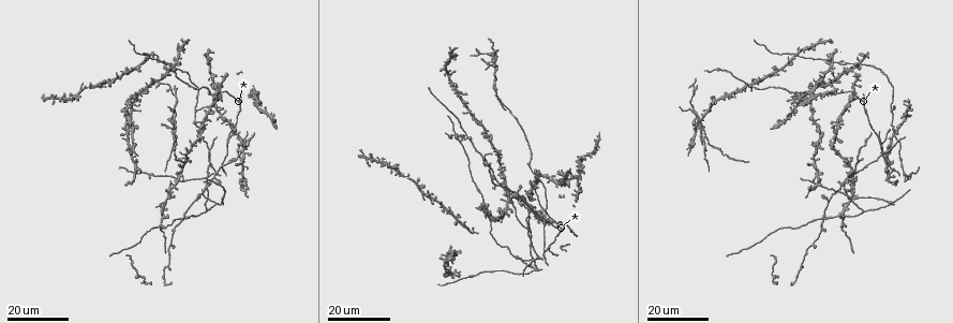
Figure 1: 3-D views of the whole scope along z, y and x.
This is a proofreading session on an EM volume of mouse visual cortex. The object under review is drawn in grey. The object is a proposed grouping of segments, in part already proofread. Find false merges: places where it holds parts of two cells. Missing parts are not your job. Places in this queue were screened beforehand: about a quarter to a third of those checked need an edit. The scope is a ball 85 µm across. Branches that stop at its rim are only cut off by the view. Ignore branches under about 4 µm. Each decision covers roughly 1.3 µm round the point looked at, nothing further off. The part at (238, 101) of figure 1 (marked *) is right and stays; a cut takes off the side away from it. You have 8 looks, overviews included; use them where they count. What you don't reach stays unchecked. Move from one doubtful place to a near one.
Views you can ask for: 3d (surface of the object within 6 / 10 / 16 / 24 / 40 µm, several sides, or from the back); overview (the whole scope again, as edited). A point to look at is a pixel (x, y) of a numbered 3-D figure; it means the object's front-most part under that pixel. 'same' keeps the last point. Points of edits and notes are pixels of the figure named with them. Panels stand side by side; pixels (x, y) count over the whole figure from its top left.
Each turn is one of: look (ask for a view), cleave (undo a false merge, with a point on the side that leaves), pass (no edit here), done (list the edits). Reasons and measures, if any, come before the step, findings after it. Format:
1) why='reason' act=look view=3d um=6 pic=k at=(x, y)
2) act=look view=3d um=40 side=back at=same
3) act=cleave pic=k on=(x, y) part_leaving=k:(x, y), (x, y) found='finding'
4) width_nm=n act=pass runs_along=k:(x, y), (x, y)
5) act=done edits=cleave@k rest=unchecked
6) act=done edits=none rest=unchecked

why='branch point' act=look view=3d um=16 pic=1 at=(227, 145)

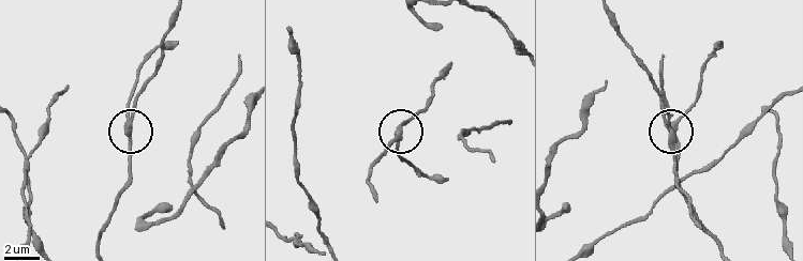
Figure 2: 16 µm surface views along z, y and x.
act=look view=3d um=6 pic=2 at=(673, 123)

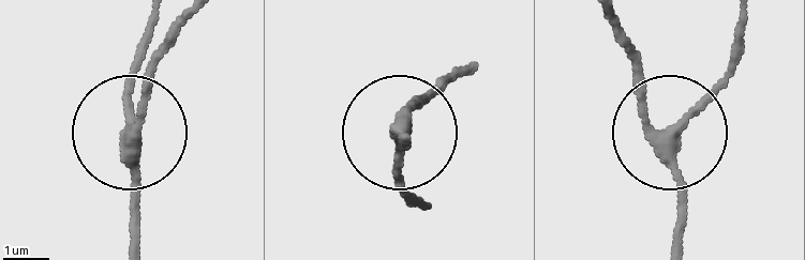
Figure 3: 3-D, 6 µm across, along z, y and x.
side_arm_um=7 act=pass runs_along=3:(187, 19), (130, 131), (140, 46) found='continuous, no second cell'

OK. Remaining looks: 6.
why='side arm on a straight run' act=look view=3d um=24 pic=1 at=(195, 112)

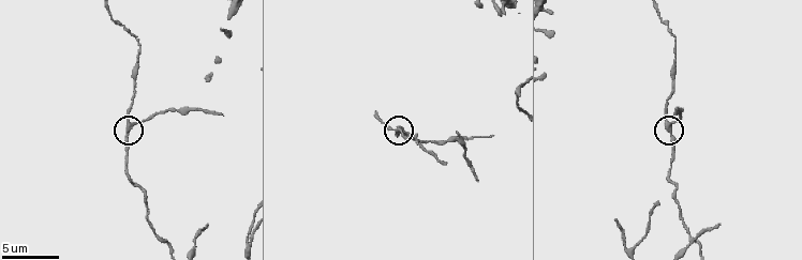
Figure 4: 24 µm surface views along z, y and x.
why='zoom in' act=look view=3d um=10 pic=4 at=(128, 124)

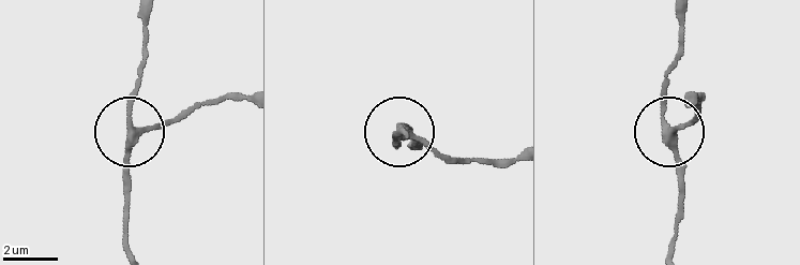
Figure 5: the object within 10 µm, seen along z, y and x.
width_nm=240 act=pass runs_along=5:(670, 247), (678, 226), (678, 150), (670, 130), (696, 118) found='continuous, no second cell'

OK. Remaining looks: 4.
why='three arms meet' act=look view=3d um=16 pic=1 at=(209, 94)

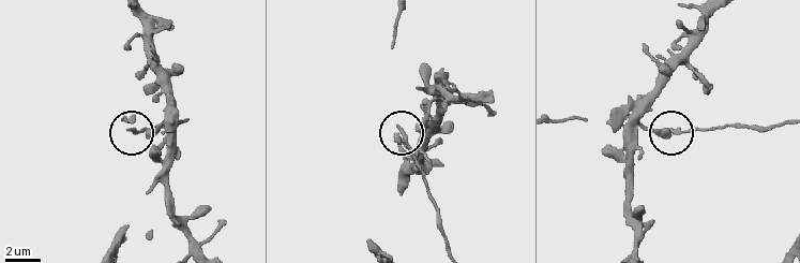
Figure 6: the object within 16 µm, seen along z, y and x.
act=look view=3d um=10 pic=6 at=(134, 131)

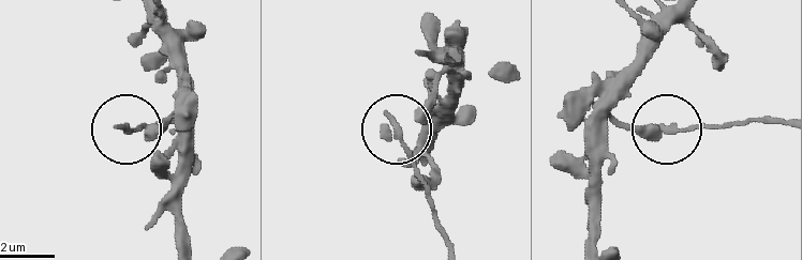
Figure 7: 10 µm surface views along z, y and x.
width_nm=150 act=pass runs_along=7:(781, 124), (753, 118), (642, 132), (617, 124) found='all the same cell'

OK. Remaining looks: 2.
why='four or more arms meet' act=look view=3d um=16 pic=1 at=(824, 220)

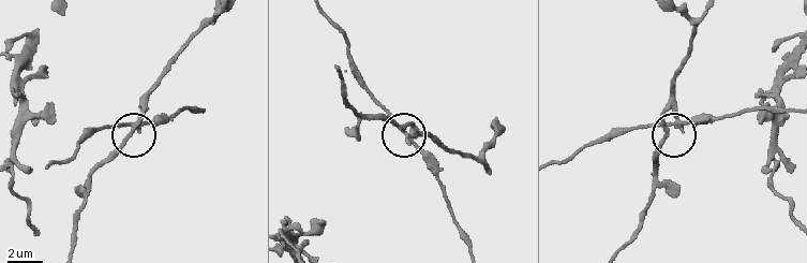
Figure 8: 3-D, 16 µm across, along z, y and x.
why='closer look' act=look view=3d um=6 pic=8 at=(666, 126)

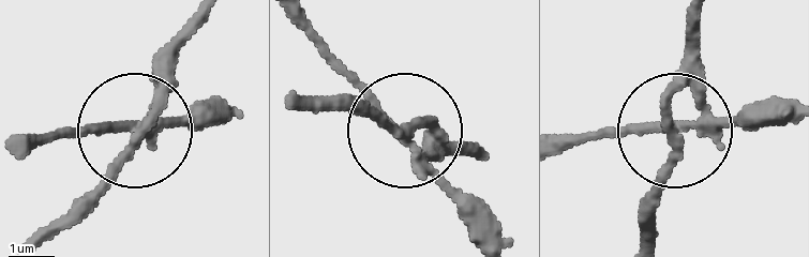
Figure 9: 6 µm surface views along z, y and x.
arms=4 act=cleave pic=9 on=(108, 170) part_leaving=9:(422, 151), (376, 120), (318, 105) found='a second cell is stuck on'

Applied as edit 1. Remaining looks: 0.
act=done edits=cleave@9 rest=unchecked

